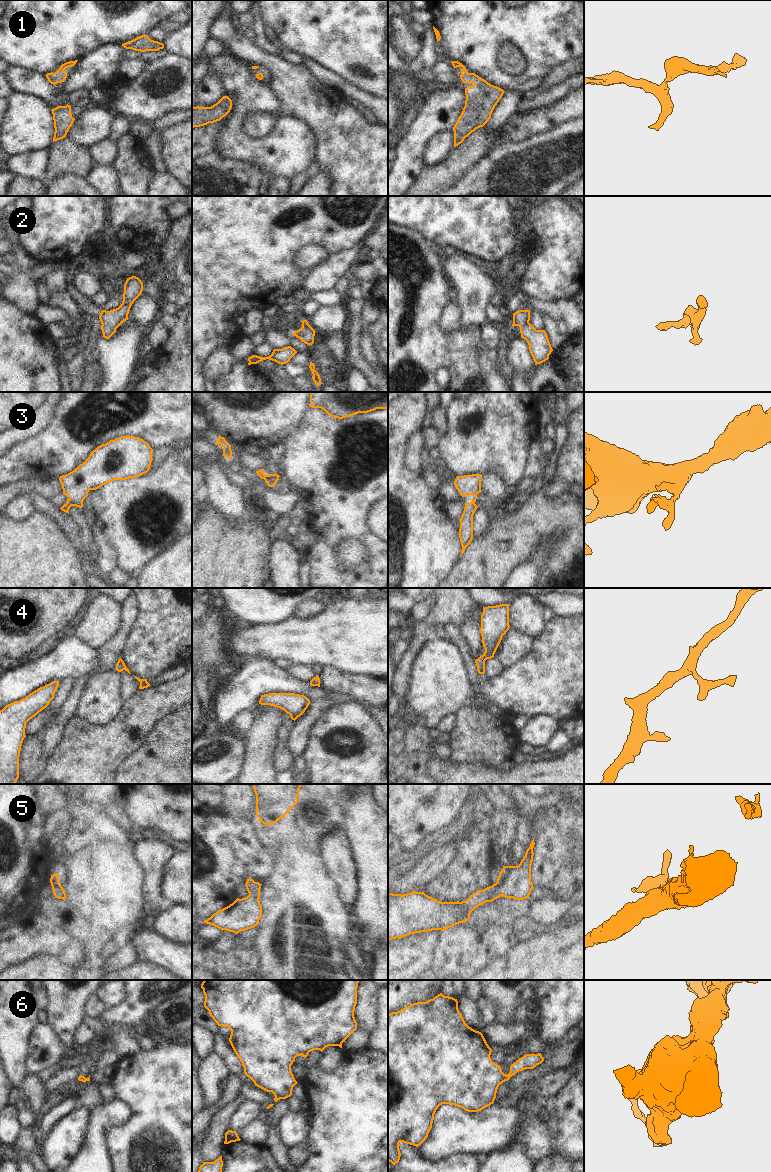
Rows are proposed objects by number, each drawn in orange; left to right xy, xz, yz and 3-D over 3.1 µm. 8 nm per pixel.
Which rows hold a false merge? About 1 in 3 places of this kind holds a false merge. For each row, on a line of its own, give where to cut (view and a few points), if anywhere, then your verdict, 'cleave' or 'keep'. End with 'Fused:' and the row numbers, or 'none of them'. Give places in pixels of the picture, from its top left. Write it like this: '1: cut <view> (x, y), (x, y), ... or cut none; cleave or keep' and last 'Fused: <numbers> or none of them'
1: cut none; keep
2: cut none; keep
3: cut none; keep
4: cut none; keep
5: cut none; keep
6: cut yz (505, 1075), (507, 1080); cleave
Fused: 6

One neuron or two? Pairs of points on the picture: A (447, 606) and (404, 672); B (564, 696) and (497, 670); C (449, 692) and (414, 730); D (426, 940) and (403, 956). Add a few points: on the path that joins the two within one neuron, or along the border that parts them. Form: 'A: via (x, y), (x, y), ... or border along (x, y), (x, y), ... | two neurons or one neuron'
A: via (431, 622), (422, 631), (420, 639), (409, 656) | one neuron
B: border along (505, 668), (493, 678), (484, 674) | two neurons
C: border along (410, 714), (429, 730) | two neurons
D: via (420, 946), (409, 956) | one neuron

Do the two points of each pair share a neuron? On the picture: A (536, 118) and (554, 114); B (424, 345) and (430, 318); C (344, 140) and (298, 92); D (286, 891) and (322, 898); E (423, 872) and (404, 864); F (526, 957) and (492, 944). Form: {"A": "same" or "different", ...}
{"A": "same", "B": "same", "C": "same", "D": "same", "E": "different", "F": "different"}

